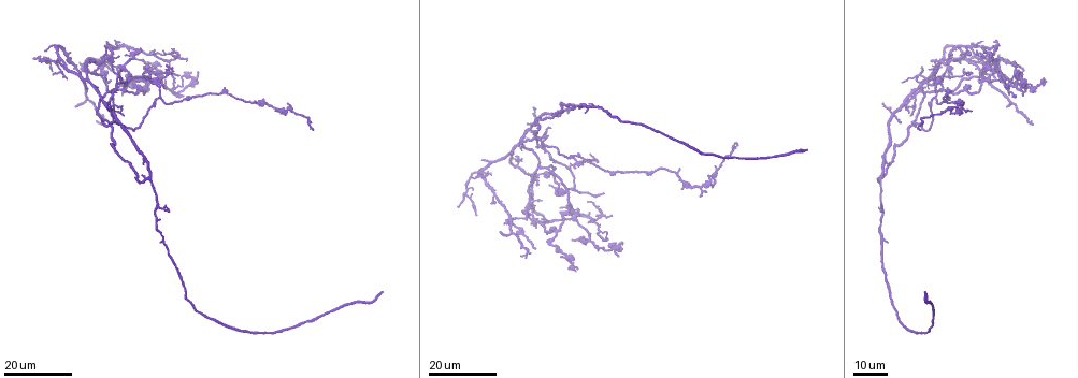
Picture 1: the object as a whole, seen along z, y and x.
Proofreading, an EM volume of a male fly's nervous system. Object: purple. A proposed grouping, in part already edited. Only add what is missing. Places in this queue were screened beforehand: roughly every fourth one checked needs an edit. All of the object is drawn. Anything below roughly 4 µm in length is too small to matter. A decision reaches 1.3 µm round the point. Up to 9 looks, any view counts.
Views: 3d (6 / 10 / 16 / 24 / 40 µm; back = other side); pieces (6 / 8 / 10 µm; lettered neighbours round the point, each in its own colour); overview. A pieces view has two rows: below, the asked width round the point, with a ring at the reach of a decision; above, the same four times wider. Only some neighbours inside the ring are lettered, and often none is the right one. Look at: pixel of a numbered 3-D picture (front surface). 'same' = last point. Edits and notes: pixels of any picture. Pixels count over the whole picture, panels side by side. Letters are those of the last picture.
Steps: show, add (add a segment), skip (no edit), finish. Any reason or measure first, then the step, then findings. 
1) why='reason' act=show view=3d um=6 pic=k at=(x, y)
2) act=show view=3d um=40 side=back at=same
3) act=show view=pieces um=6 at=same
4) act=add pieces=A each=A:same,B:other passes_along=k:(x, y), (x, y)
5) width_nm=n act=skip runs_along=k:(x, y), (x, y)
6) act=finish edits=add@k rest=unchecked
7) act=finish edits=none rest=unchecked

why='long arm stops here' act=show view=3d um=16 pic=1 at=(314, 130)

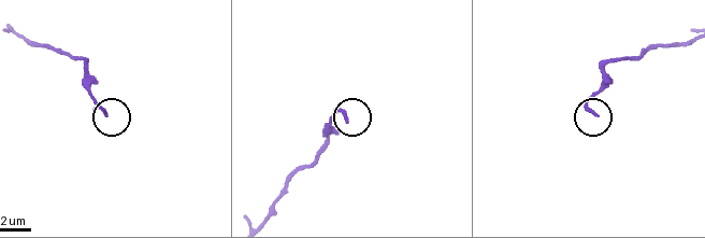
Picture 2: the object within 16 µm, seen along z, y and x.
why='see the neighbours' act=show view=pieces um=8 pic=2 at=(106, 113)

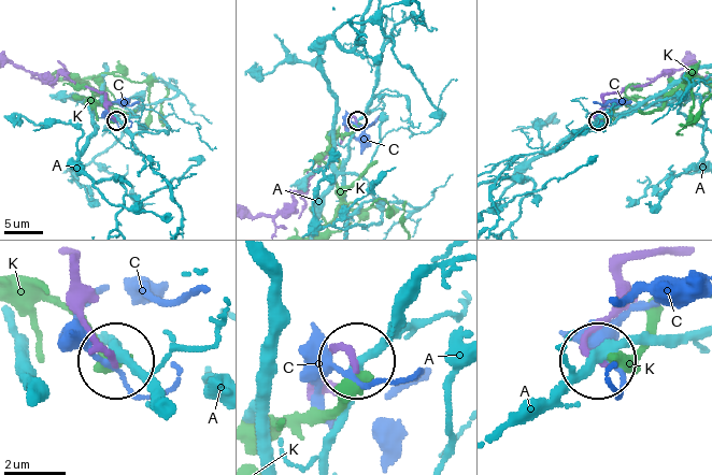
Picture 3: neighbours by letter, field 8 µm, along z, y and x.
act=skip each=A:other,C:other,K:other found='no lettered segment goes on from it'

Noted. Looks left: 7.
why='free end' act=show view=3d um=16 pic=1 at=(531, 214)

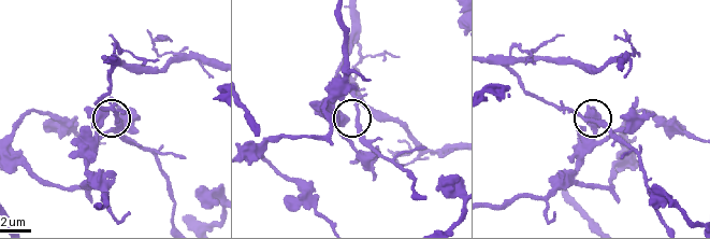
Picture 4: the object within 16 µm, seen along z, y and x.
why='what lies round it' act=show view=pieces um=6 pic=4 at=(349, 119)

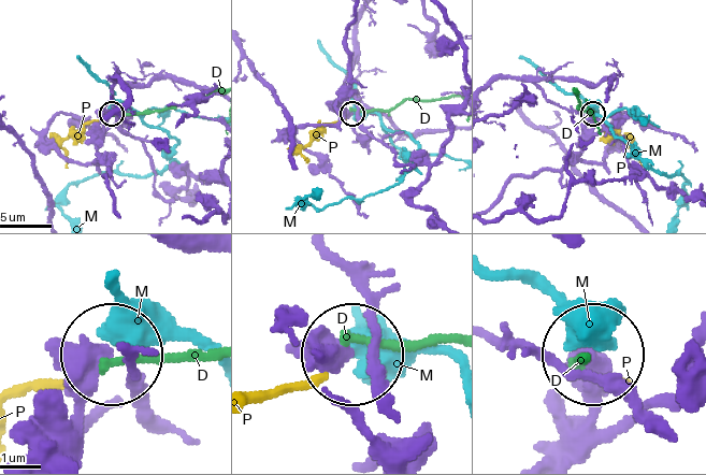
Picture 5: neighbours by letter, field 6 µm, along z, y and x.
width_nm=490 act=skip each=D:other,M:other,P:other found='no lettered segment goes on from it'

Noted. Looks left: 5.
why='branch stops here' act=show view=3d um=16 pic=1 at=(521, 256)

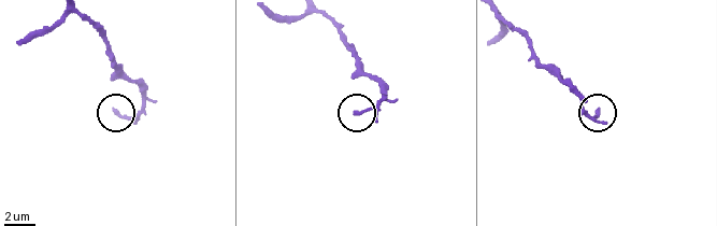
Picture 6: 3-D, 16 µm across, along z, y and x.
act=show view=pieces um=10 pic=6 at=(115, 110)

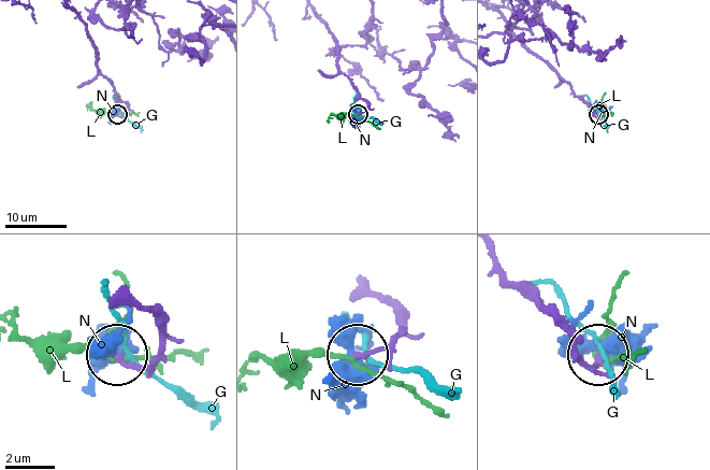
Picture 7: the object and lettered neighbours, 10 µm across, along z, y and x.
act=skip each=G:other,L:other,N:other runs_along=7:(142, 304), (156, 324), (158, 347), (135, 367), (119, 356) found='no lettered segment goes on from it'

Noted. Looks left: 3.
why='branch stops here' act=show view=3d um=16 pic=1 at=(923, 292)

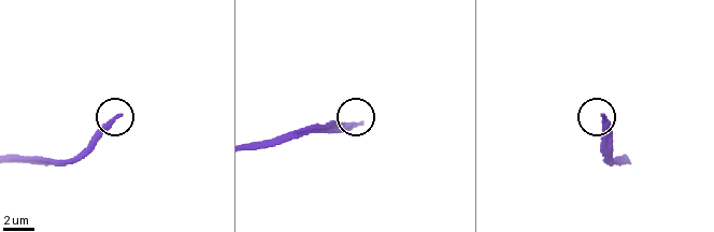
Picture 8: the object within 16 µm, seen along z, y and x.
why='see the neighbours' act=show view=pieces um=10 pic=8 at=(118, 113)

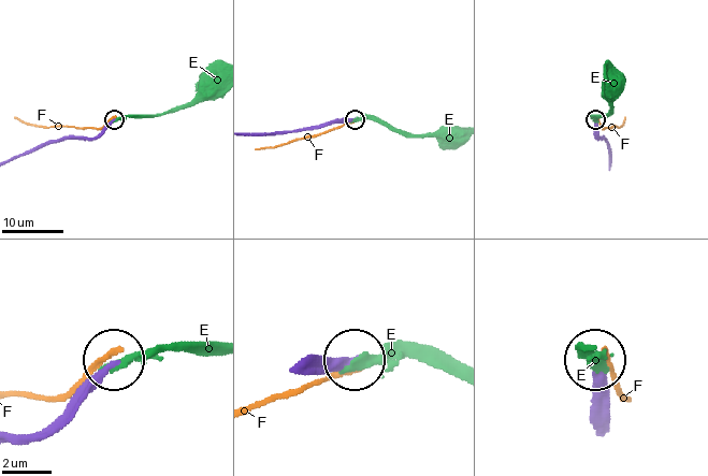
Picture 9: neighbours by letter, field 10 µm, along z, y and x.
width_nm=210 act=skip each=E:other,F:other runs_along=9:(298, 369), (350, 362) found='no lettered segment goes on from it'

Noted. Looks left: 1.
act=finish edits=none rest=unchecked

